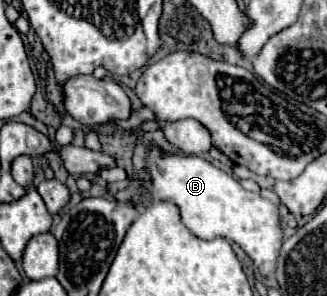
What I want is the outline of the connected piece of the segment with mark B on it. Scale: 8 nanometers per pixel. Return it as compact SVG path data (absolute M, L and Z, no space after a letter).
M152 145L146 157L152 179L152 201L170 201L180 209L182 223L200 239L226 237L238 243L258 265L262 275L272 275L282 245L282 229L276 205L260 195L246 191L240 183L196 155L172 155Z

